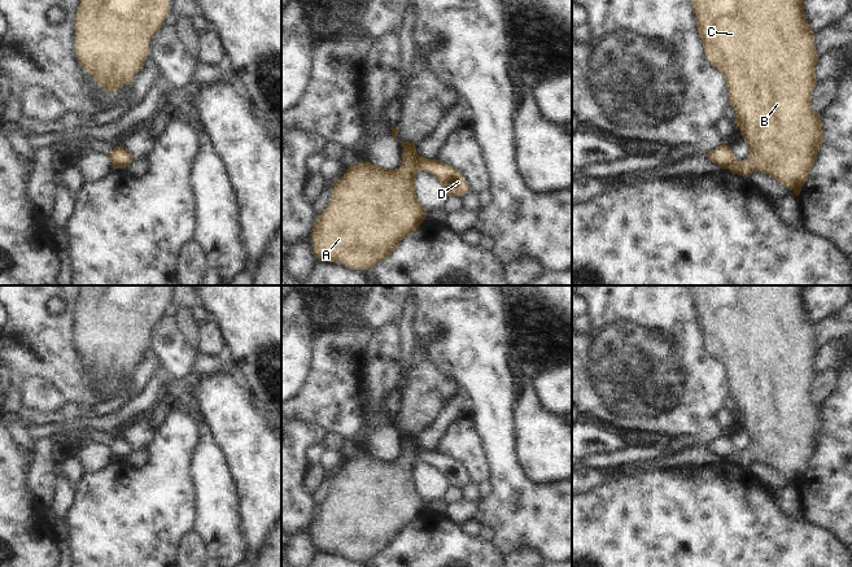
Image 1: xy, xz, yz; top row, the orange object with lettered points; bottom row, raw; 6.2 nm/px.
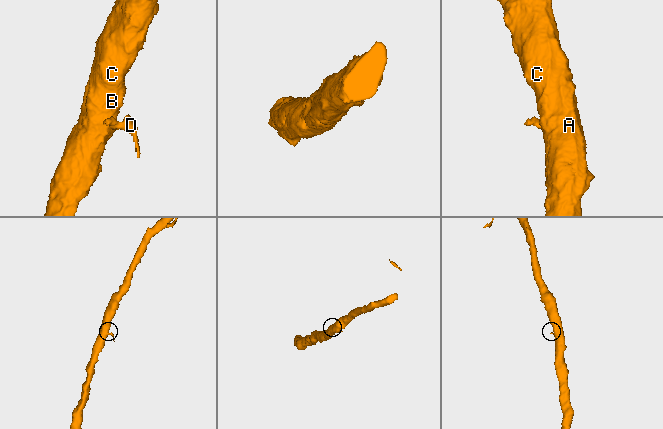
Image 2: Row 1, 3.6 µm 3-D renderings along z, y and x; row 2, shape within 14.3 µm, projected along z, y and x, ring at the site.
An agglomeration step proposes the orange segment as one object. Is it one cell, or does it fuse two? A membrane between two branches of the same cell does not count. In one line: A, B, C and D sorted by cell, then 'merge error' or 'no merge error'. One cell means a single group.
A B C / D; merge error

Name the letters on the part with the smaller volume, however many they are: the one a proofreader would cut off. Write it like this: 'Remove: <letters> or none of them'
Remove: D

